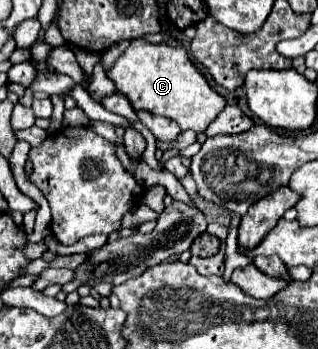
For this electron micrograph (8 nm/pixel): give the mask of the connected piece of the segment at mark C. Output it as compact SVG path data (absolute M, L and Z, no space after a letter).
M131 40L129 48L107 70L107 78L115 84L117 94L123 94L131 102L135 112L147 110L171 118L181 126L181 130L203 132L225 106L225 98L207 84L185 48Z

